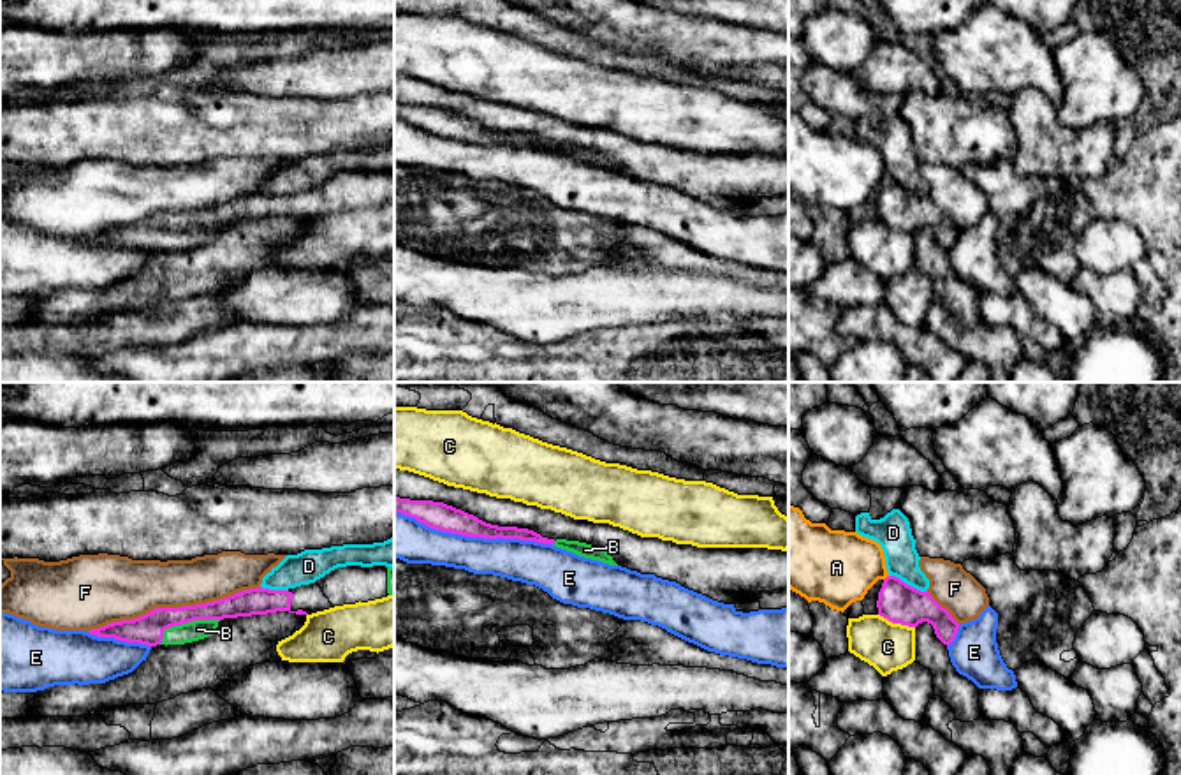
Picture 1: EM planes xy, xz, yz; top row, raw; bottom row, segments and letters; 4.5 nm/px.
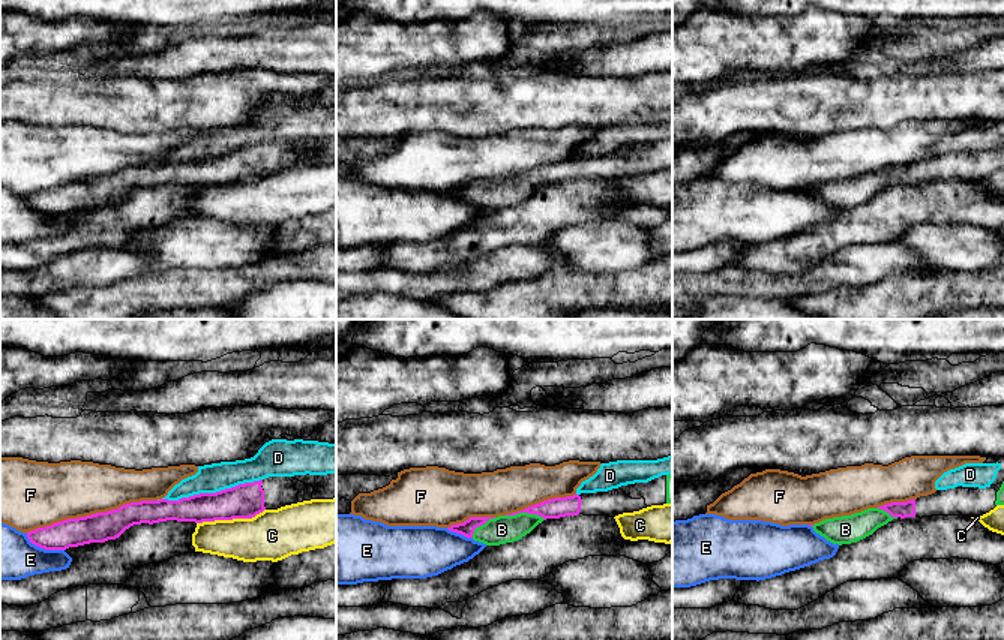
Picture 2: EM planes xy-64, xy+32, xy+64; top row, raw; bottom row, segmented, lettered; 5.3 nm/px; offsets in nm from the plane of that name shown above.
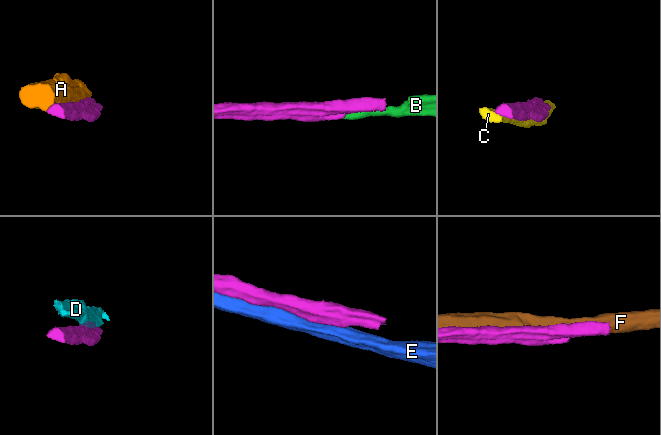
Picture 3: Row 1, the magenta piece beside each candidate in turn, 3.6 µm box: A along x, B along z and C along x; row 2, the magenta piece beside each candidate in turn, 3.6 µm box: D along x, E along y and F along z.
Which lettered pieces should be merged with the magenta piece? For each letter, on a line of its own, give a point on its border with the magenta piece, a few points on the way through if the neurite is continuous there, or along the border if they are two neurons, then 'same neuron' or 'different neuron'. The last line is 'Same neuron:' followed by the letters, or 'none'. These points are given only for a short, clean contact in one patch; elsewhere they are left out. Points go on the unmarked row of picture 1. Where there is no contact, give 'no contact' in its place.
A: contact yz (886, 184); different neuron
B: contact xy (185, 228); same neuron
C: contact yz (896, 228); different neuron
D: contact yz (909, 191); different neuron
E: contact xz (474, 141); different neuron
F: contact xy (173, 214); different neuron
Same neuron: B

